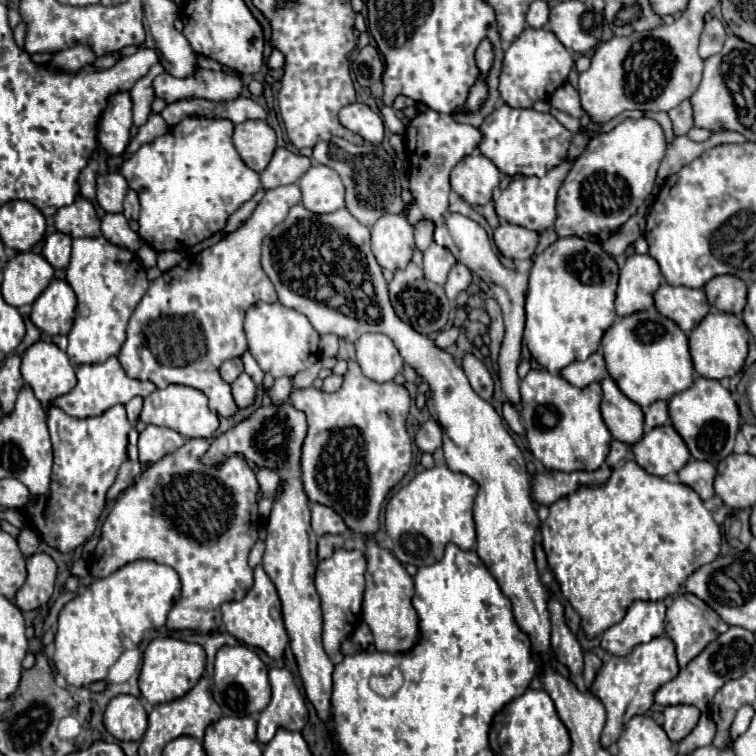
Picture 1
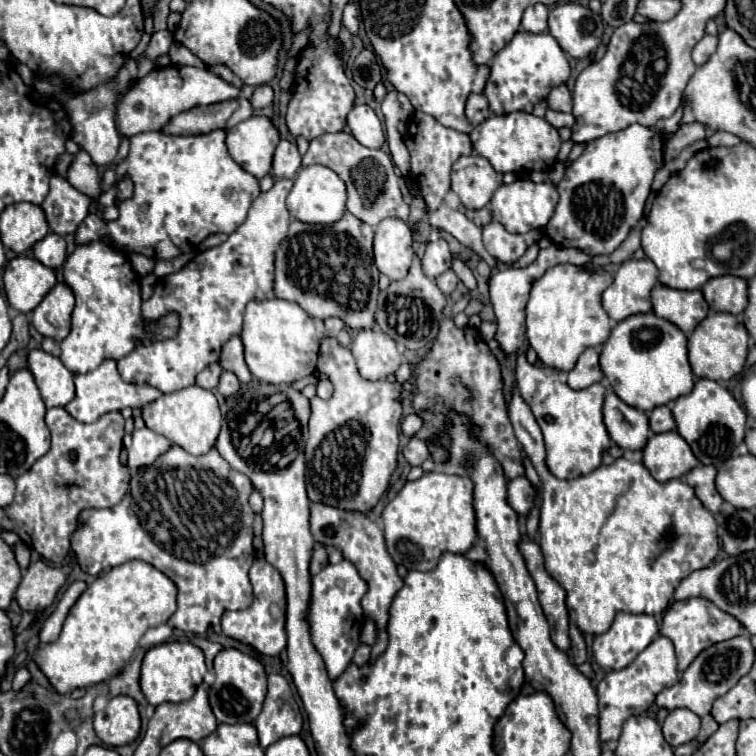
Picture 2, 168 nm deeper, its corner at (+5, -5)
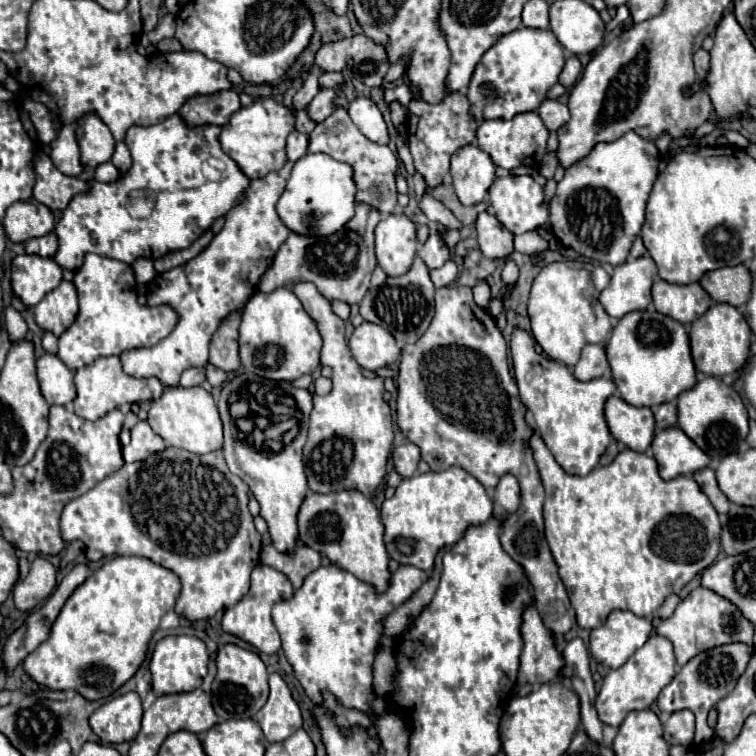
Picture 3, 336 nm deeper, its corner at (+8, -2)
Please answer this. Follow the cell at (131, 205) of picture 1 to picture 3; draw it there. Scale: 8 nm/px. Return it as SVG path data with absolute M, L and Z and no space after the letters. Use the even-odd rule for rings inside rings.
M118 142L118 144L116 144L116 152L114 152L114 156L112 156L112 164L118 168L120 176L128 174L130 166L132 166L132 156L130 156L130 150L126 148L124 142Z

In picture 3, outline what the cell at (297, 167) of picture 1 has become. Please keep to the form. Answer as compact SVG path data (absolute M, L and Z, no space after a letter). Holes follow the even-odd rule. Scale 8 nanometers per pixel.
M294 130L294 132L288 136L288 142L286 142L288 162L296 162L298 158L302 158L302 156L308 152L306 148L308 148L308 136Z

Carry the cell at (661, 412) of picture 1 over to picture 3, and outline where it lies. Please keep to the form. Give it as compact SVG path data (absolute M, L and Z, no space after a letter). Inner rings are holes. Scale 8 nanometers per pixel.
M676 400L664 402L658 408L654 408L654 416L656 416L656 426L658 428L676 426Z

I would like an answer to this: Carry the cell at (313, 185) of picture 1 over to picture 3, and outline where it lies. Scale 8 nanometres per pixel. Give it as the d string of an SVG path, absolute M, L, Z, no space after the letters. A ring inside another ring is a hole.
M306 154L294 164L276 210L290 230L306 236L328 236L340 230L352 218L356 206L354 194L356 186L348 164L338 162L328 154Z

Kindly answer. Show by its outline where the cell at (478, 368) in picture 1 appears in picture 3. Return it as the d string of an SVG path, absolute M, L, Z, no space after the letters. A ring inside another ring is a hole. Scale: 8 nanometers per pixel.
M448 286L436 290L434 320L428 332L424 332L424 336L416 344L406 344L402 348L396 386L398 386L398 398L396 398L398 426L406 434L406 438L422 450L422 460L428 462L428 466L434 472L446 470L450 466L460 466L468 474L472 474L480 484L482 480L488 480L488 474L514 474L518 478L522 488L522 504L514 514L510 514L504 520L500 542L502 548L512 556L512 560L516 560L524 568L534 588L534 604L542 616L544 626L554 636L564 636L572 626L570 600L556 572L556 564L552 560L550 548L544 538L544 520L542 520L544 488L538 478L532 450L528 446L532 428L524 420L524 404L520 402L516 382L510 376L508 346L502 338L502 332L496 328L494 318L474 304L470 288Z

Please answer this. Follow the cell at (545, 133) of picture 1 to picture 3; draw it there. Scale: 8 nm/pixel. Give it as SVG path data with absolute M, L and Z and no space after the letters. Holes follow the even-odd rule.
M522 112L520 116L514 116L512 120L484 120L480 122L476 130L478 146L488 152L492 162L496 166L502 166L506 170L518 168L518 166L530 166L536 168L540 160L544 158L546 140L548 140L548 128L544 126L538 112Z

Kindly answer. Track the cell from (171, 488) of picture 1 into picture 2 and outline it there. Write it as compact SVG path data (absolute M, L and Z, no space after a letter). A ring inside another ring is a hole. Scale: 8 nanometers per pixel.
M171 445L171 449L167 453L163 453L151 467L141 467L141 469L147 469L147 473L143 475L135 475L133 477L133 483L131 483L131 489L129 493L123 497L123 501L115 507L107 507L107 509L83 509L79 513L79 519L77 519L77 529L73 531L71 535L71 549L75 551L77 555L77 561L81 565L81 569L89 575L101 575L103 571L109 571L125 561L131 561L131 559L141 559L149 565L153 565L155 569L159 569L161 573L165 573L179 589L179 595L177 595L177 611L173 613L173 617L169 619L169 625L175 627L175 629L181 629L181 631L191 631L191 633L205 633L209 627L213 627L215 623L221 621L221 615L223 611L231 609L231 611L237 611L237 609L247 609L253 601L253 591L251 591L251 583L249 583L249 569L253 565L253 559L255 559L255 551L253 551L253 517L255 513L251 511L249 507L249 495L253 491L253 485L251 481L247 479L247 475L235 471L221 455L217 449L211 449L209 453L205 455L189 455L187 451L183 451L179 445Z

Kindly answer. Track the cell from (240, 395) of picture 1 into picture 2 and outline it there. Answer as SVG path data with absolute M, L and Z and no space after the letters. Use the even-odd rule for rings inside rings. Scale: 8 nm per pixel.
M223 371L221 373L221 379L219 379L219 393L223 395L223 397L229 397L229 395L233 395L233 393L237 393L239 391L239 379L235 377L235 373L229 373L229 371Z

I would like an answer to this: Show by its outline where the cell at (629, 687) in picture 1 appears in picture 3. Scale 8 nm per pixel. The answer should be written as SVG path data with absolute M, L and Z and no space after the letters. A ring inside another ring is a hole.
M652 634L648 642L636 650L628 662L616 670L610 670L600 686L600 692L596 696L596 710L598 718L608 724L608 726L620 726L626 718L628 712L632 710L646 710L650 704L658 698L660 690L668 686L676 676L676 660L674 660L674 650L672 642L664 636Z

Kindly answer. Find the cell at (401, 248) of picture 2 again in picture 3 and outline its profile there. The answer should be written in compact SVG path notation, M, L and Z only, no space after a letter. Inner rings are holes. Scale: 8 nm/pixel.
M388 214L376 226L376 260L388 276L402 276L416 256L416 224L404 214Z

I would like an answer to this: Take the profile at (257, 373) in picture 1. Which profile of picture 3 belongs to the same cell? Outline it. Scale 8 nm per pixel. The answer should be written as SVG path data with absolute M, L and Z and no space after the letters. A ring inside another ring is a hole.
M230 314L210 342L210 364L224 372L236 372L240 370L240 344L238 344L238 324L240 314Z

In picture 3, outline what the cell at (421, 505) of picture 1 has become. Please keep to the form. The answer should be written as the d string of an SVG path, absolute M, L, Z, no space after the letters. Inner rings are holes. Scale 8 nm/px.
M452 466L442 472L426 472L412 478L404 478L396 488L394 496L384 500L380 514L382 514L382 524L386 528L384 544L390 558L400 564L410 564L428 572L434 568L436 552L442 546L456 544L456 540L460 540L460 536L464 536L464 532L470 526L484 524L488 518L492 518L492 500L486 496L484 486L474 476L470 476L466 470L458 466Z

